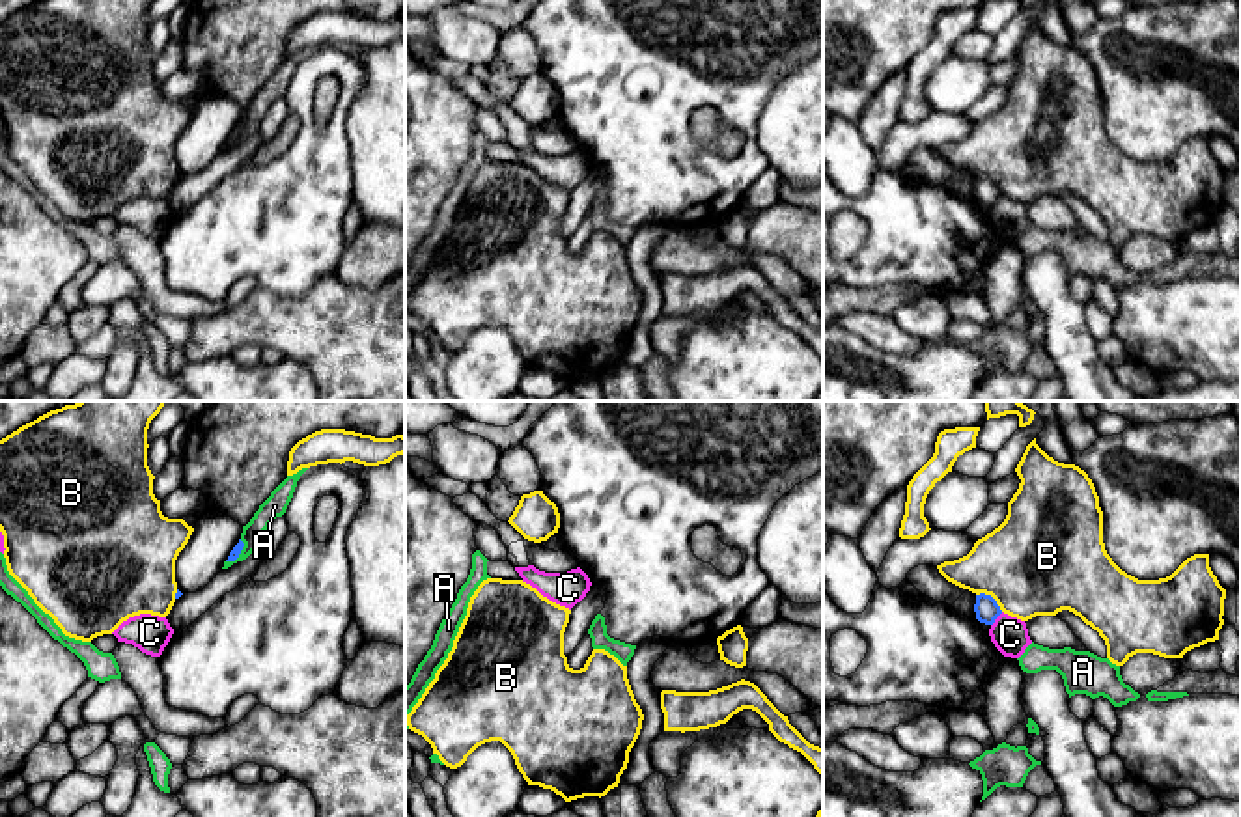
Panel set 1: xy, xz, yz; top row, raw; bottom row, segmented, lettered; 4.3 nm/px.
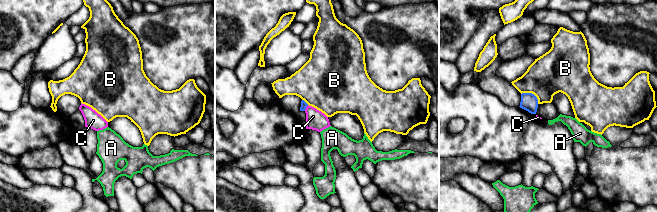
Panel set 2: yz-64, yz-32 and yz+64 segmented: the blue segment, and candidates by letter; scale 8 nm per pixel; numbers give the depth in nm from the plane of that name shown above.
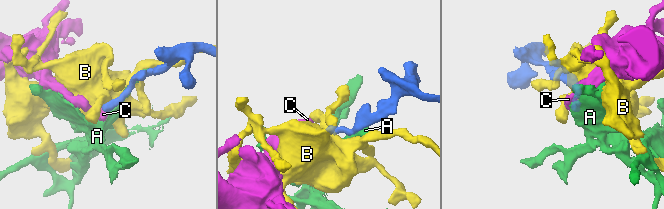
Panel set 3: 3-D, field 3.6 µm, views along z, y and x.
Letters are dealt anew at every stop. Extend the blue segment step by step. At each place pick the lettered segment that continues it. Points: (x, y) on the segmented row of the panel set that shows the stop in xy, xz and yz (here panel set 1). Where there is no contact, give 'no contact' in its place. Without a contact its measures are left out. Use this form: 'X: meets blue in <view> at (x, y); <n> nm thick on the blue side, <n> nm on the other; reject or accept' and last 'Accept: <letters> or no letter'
A: meets blue in xy at (239, 553); 50 nm thick on the blue side, 90 nm on the other; reject
B: meets blue in yz at (991, 597); 100 nm thick on the blue side, 460 nm on the other; reject
C: meets blue in yz at (995, 618); 100 nm thick on the blue side, 160 nm on the other; reject
Accept: no letter

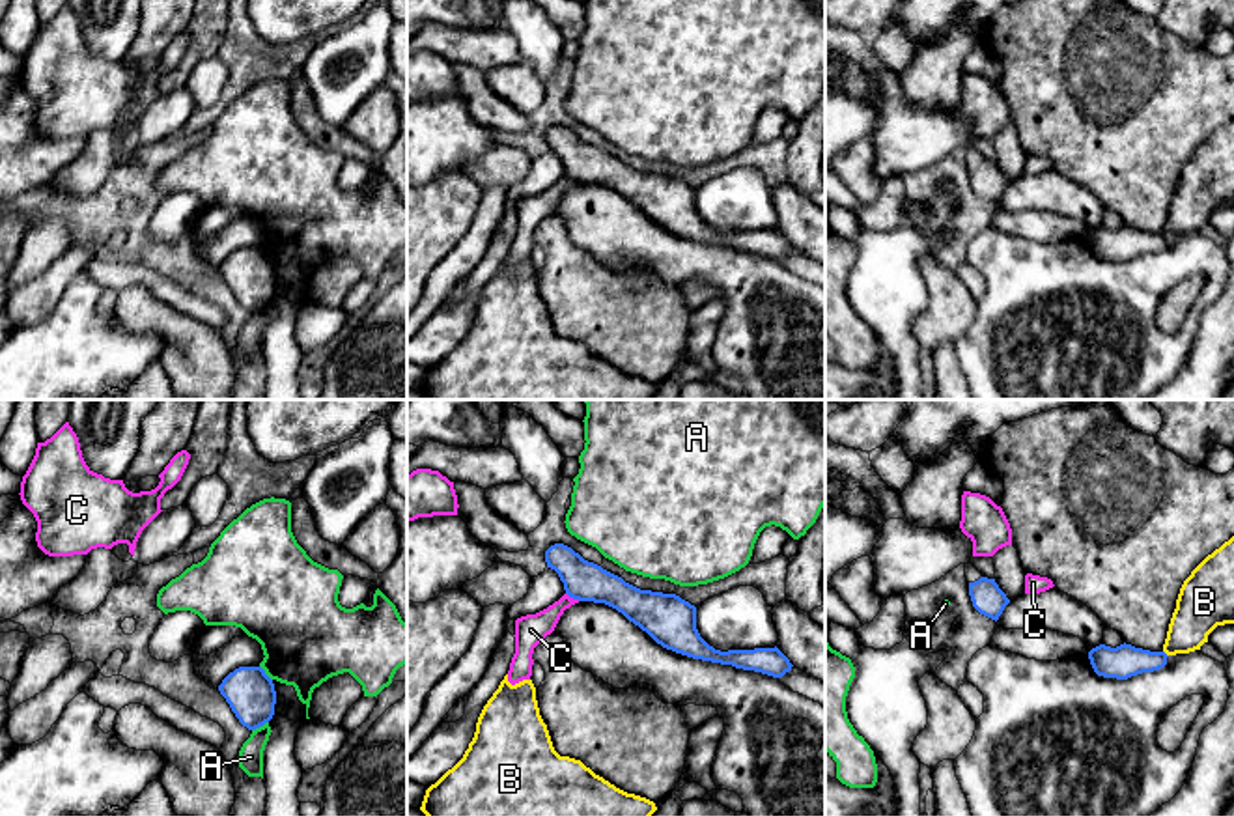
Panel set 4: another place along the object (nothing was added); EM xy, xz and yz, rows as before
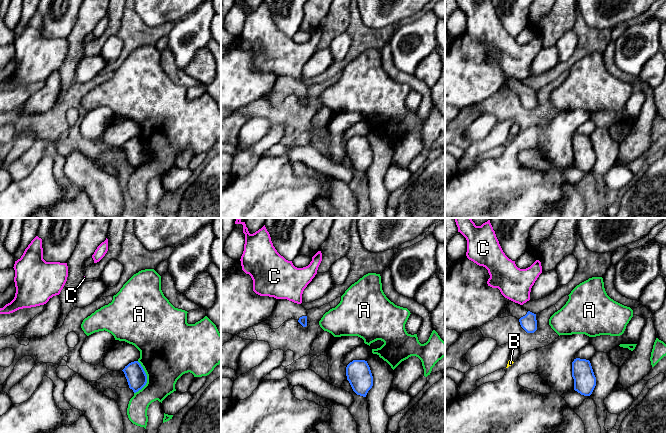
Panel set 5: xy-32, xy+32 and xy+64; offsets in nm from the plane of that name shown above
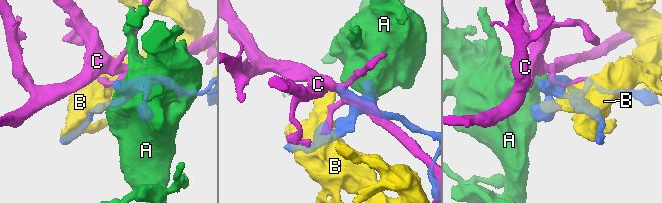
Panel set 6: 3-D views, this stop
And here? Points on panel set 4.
A: meets blue in xy at (260, 725); 220 nm thick on the blue side, 110 nm on the other; reject
B: meets blue in yz at (1165, 654); 140 nm thick on the blue side, 200 nm on the other; reject
C: meets blue in xz at (574, 598); 170 nm thick on the blue side, 140 nm on the other; reject
Accept: no letter

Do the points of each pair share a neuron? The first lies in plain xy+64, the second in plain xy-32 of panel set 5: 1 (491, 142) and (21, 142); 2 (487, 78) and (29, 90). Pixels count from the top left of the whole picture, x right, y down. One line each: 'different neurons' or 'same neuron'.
1: different neurons
2: same neuron

